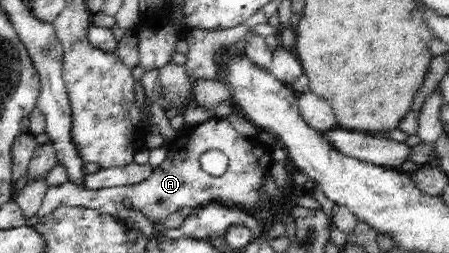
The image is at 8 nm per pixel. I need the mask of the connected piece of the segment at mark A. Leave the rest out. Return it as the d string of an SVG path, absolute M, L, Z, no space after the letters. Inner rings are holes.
M209 119L201 124L193 126L186 131L179 132L176 138L167 143L168 153L166 159L153 169L147 180L134 185L125 185L122 187L111 187L99 190L87 190L71 181L59 186L50 186L43 196L42 204L36 212L38 218L50 215L56 208L61 206L71 206L74 208L92 208L101 209L105 214L115 216L115 204L129 205L141 214L145 215L151 222L160 224L167 218L168 214L179 209L189 209L190 211L207 204L222 204L229 208L242 208L243 210L252 210L259 203L261 194L261 184L263 176L267 176L274 160L272 159L273 144L267 145L260 142L256 137L247 137L241 135L227 121L227 119ZM220 150L228 158L228 167L221 176L211 176L205 172L200 165L199 159L203 153Z

